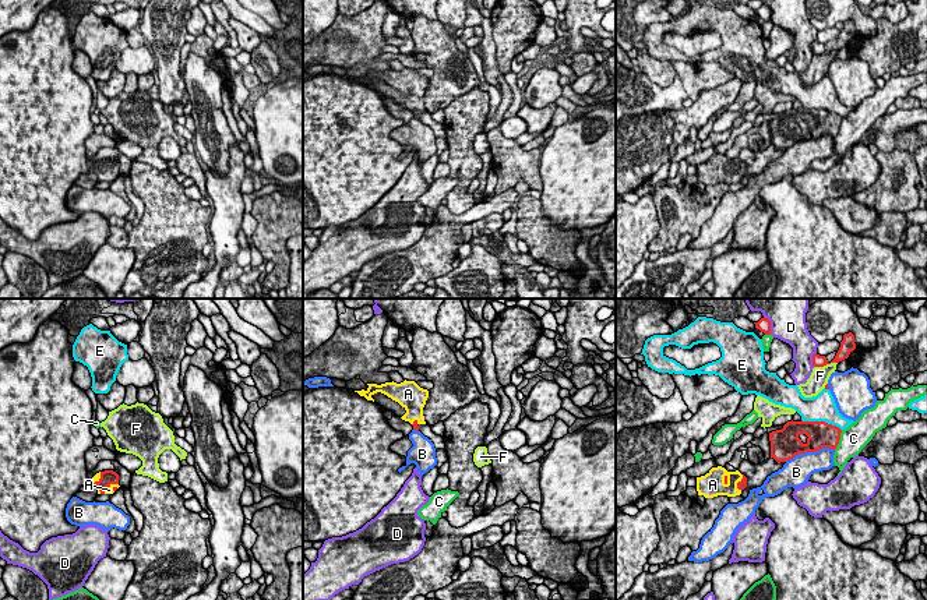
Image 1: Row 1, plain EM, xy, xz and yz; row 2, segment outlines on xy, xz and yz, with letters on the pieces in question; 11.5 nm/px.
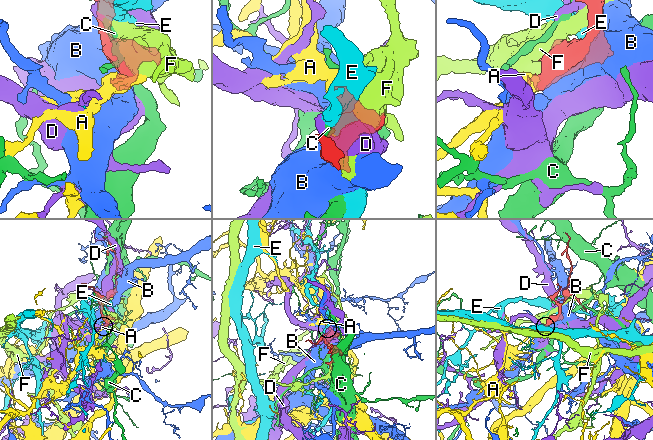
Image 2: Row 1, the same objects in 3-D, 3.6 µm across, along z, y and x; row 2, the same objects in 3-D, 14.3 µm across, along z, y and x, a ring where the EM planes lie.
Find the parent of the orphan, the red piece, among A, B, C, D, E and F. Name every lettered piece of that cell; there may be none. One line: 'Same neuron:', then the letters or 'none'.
Same neuron: A

